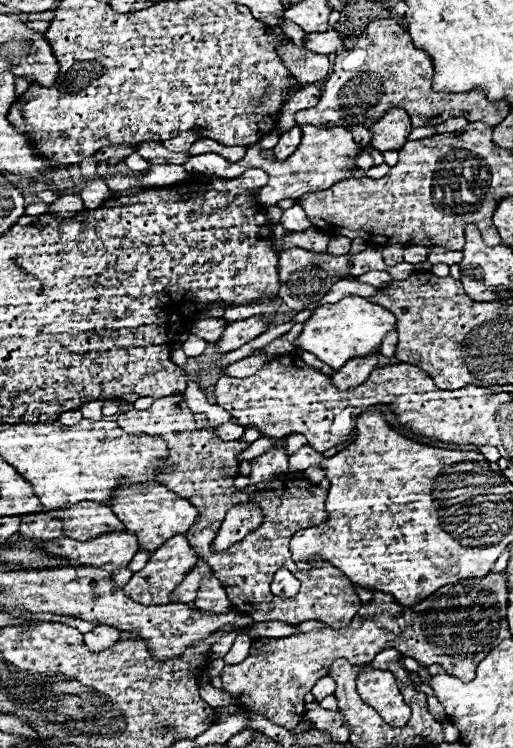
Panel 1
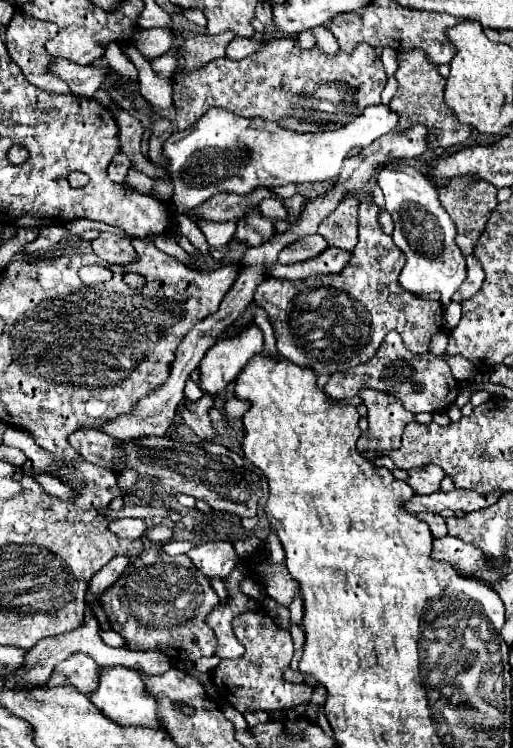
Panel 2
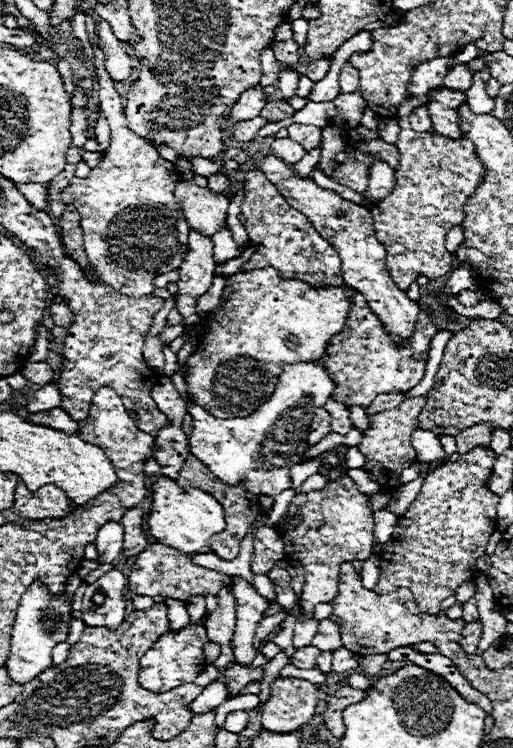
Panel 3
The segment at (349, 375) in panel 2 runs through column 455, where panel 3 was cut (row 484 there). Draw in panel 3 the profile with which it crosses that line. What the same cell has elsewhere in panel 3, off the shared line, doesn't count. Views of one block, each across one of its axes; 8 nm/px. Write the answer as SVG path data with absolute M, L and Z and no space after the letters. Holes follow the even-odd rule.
M424 396L408 398L398 408L384 410L384 412L372 416L370 418L370 428L364 432L362 442L356 446L364 454L364 458L366 458L366 464L364 464L362 470L368 472L370 478L376 480L382 486L382 490L394 492L400 486L400 474L402 474L402 470L408 468L408 466L412 466L412 462L416 460L416 450L410 444L410 436L416 430L416 416L424 408L424 404L426 404ZM376 466L382 472L378 472Z

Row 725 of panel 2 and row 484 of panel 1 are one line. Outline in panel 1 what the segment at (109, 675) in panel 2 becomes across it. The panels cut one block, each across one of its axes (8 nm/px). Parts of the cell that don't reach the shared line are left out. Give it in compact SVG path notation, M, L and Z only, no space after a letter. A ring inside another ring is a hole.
M120 480L120 486L114 488L110 506L114 514L122 520L128 532L136 534L140 540L140 548L154 552L160 544L166 540L184 534L190 530L190 526L198 518L198 510L178 494L170 492L166 486L158 482L144 482L144 484L132 484L128 480Z

